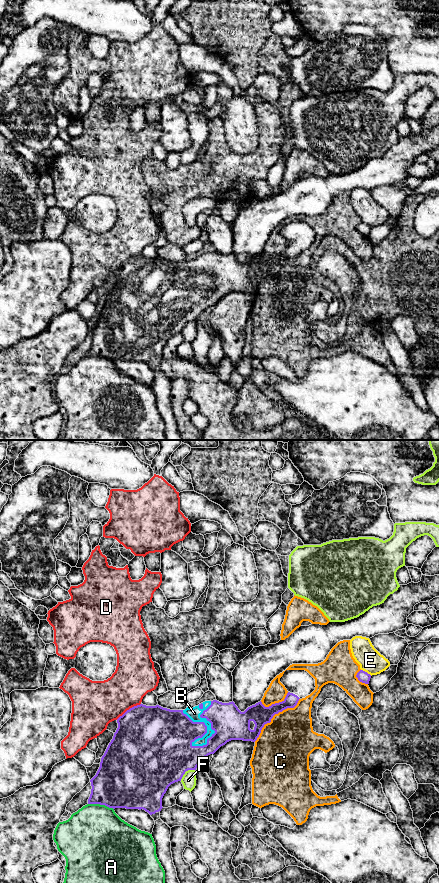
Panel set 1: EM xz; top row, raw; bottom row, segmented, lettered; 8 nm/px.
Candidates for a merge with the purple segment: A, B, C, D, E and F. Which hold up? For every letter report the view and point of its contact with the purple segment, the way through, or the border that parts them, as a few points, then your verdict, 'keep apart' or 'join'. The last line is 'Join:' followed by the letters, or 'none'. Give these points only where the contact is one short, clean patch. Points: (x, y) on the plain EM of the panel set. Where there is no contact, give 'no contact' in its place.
A: xz (101, 356) | keep apart
B: xz (211, 280) | join
C: xz (274, 266) | keep apart
D: xz (129, 261) | keep apart
E: xz (366, 224) | keep apart
F: xz (185, 323) | keep apart
Join: B

